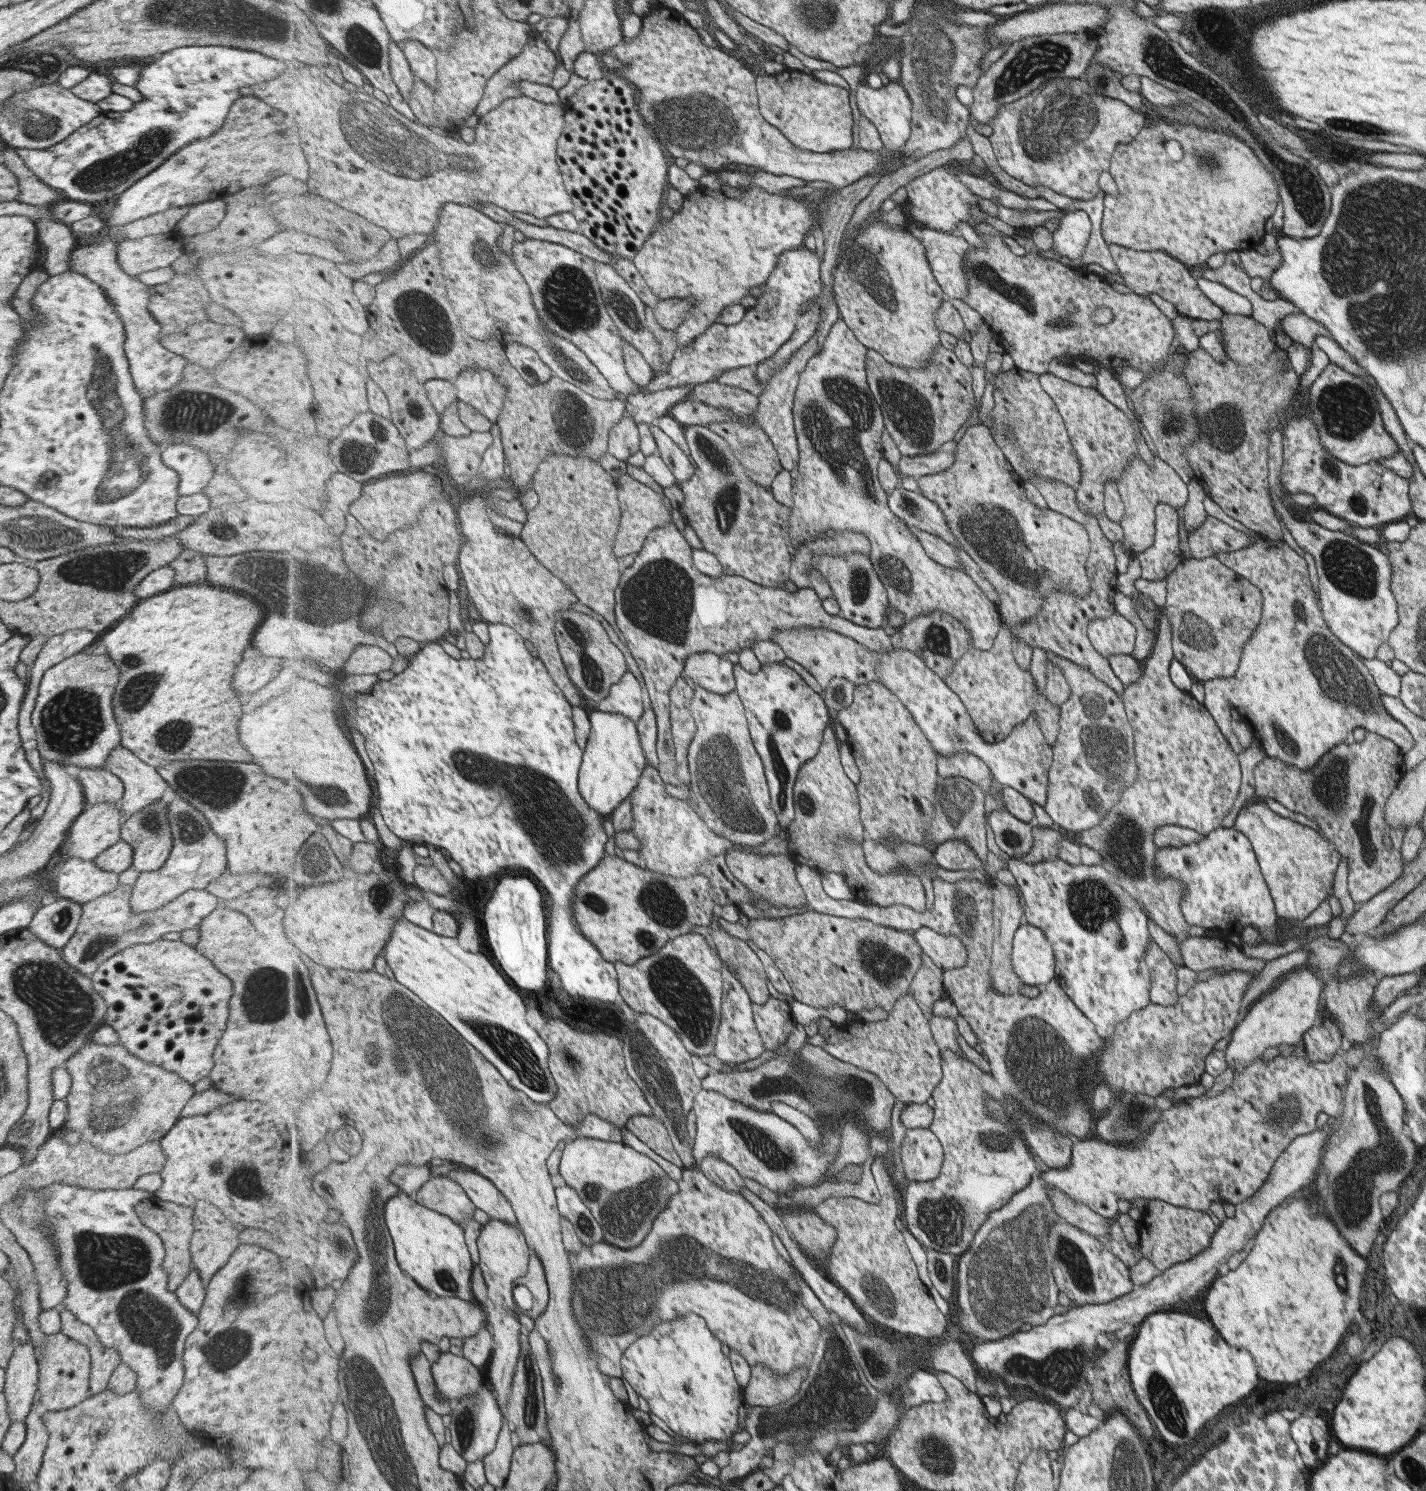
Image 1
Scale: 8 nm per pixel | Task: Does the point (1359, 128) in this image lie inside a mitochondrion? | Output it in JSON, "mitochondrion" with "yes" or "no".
{"mitochondrion":"no"}

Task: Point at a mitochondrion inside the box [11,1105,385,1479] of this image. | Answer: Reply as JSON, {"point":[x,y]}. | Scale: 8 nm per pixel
{"point":[123,1262]}

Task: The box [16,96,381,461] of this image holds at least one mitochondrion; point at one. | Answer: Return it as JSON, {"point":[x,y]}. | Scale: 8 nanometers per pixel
{"point":[105,175]}

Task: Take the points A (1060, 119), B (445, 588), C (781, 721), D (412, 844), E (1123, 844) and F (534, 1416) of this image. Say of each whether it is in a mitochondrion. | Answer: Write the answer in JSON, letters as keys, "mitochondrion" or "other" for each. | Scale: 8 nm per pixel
{"A":"mitochondrion","B":"other","C":"mitochondrion","D":"other","E":"mitochondrion","F":"mitochondrion"}

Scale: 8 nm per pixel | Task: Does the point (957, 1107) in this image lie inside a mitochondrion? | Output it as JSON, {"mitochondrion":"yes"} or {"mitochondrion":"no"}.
{"mitochondrion":"no"}

